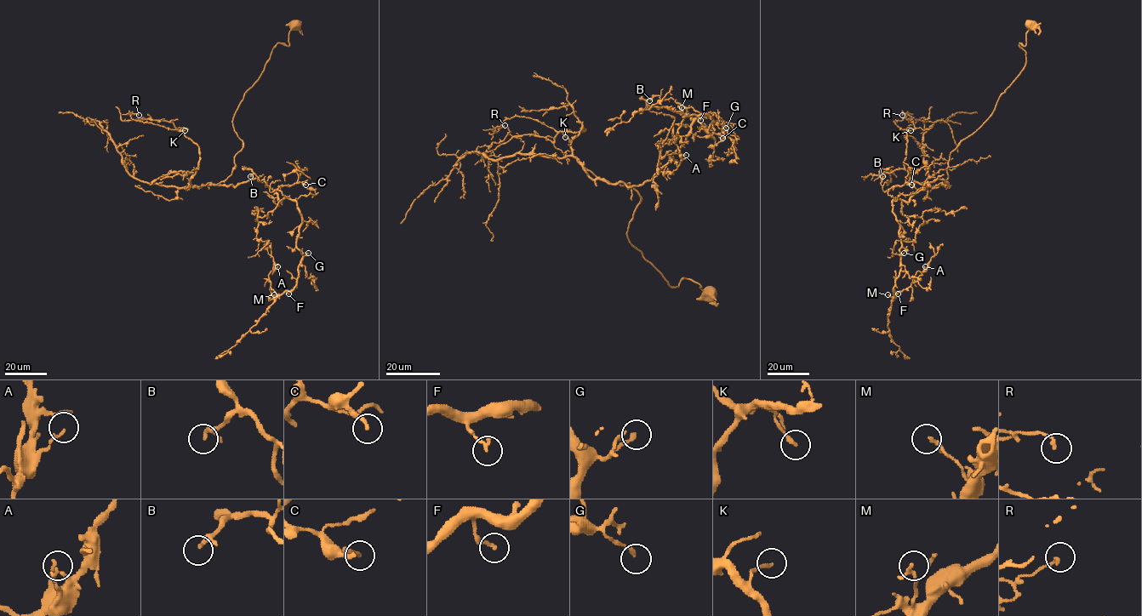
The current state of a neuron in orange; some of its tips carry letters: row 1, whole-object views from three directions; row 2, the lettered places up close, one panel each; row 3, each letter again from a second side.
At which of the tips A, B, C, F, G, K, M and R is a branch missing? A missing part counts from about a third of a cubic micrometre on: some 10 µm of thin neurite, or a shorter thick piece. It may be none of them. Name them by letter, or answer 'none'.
B

